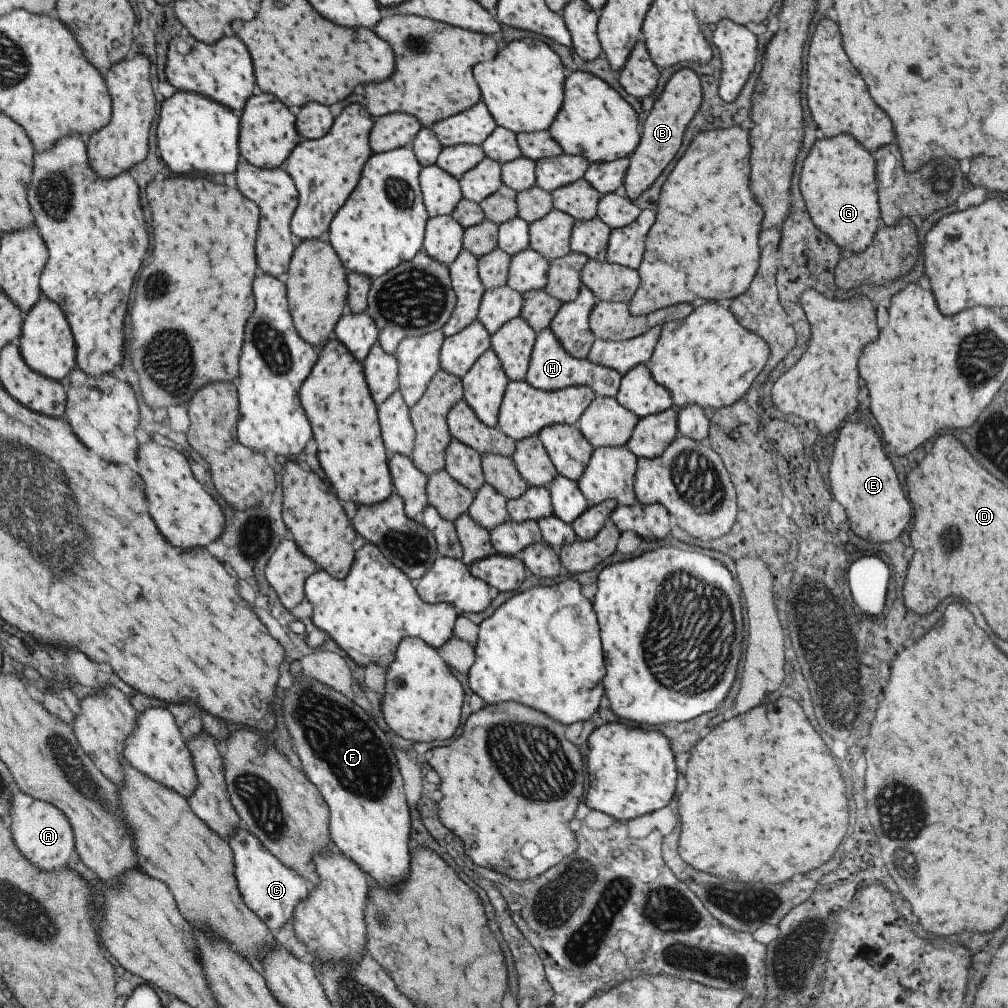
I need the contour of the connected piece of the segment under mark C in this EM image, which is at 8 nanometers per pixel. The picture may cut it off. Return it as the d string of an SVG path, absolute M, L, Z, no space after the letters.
M244 827L238 828L228 840L233 852L233 861L235 864L235 877L237 885L246 906L268 926L268 928L277 933L280 928L293 920L293 914L298 903L309 897L310 885L296 871L287 867L278 857L275 857L250 831Z

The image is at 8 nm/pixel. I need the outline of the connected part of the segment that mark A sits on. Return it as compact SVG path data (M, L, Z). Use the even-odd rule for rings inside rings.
M16 790L9 804L10 830L18 850L38 868L54 870L66 867L75 849L73 828L68 817L53 804L32 798L29 794Z

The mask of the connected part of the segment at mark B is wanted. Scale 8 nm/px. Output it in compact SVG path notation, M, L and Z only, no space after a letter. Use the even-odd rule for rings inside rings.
M682 67L668 79L660 98L656 99L650 114L642 122L638 146L629 156L630 164L623 185L630 200L638 198L645 190L648 190L658 176L666 170L666 166L670 166L670 162L676 158L683 144L684 133L702 101L701 80L691 68Z

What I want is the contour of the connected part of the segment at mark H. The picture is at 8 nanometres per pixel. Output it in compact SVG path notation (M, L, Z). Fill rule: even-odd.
M548 327L541 330L535 338L526 381L535 389L543 391L557 391L572 385L589 386L596 395L615 397L622 377L623 375L617 370L594 364L588 358L579 359L568 354L552 332L552 329Z

